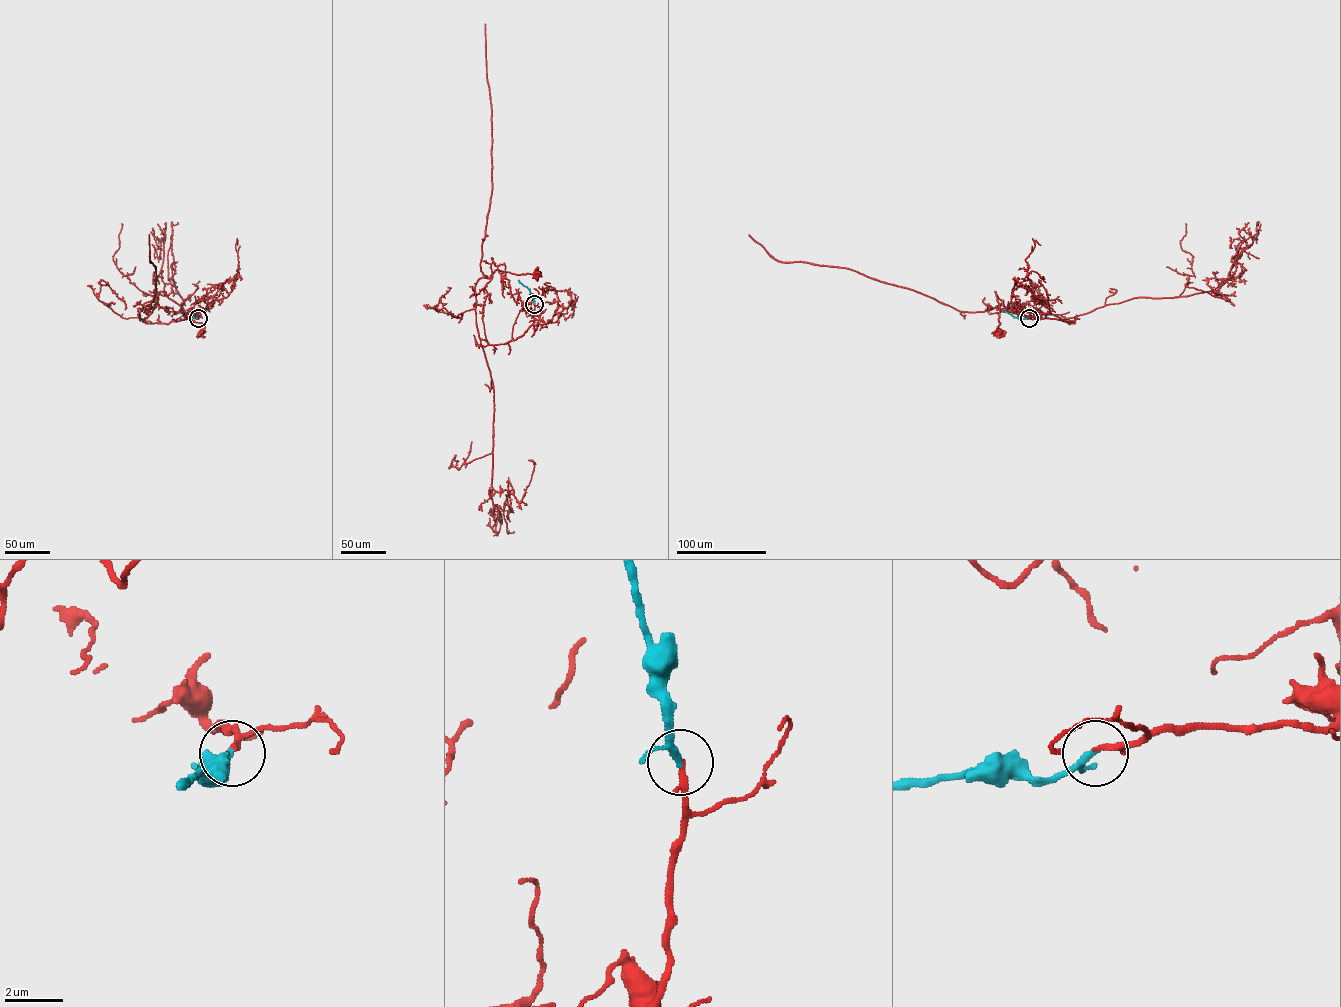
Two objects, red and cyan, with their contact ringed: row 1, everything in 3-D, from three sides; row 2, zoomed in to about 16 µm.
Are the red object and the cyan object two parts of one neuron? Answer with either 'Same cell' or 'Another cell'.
Same cell

